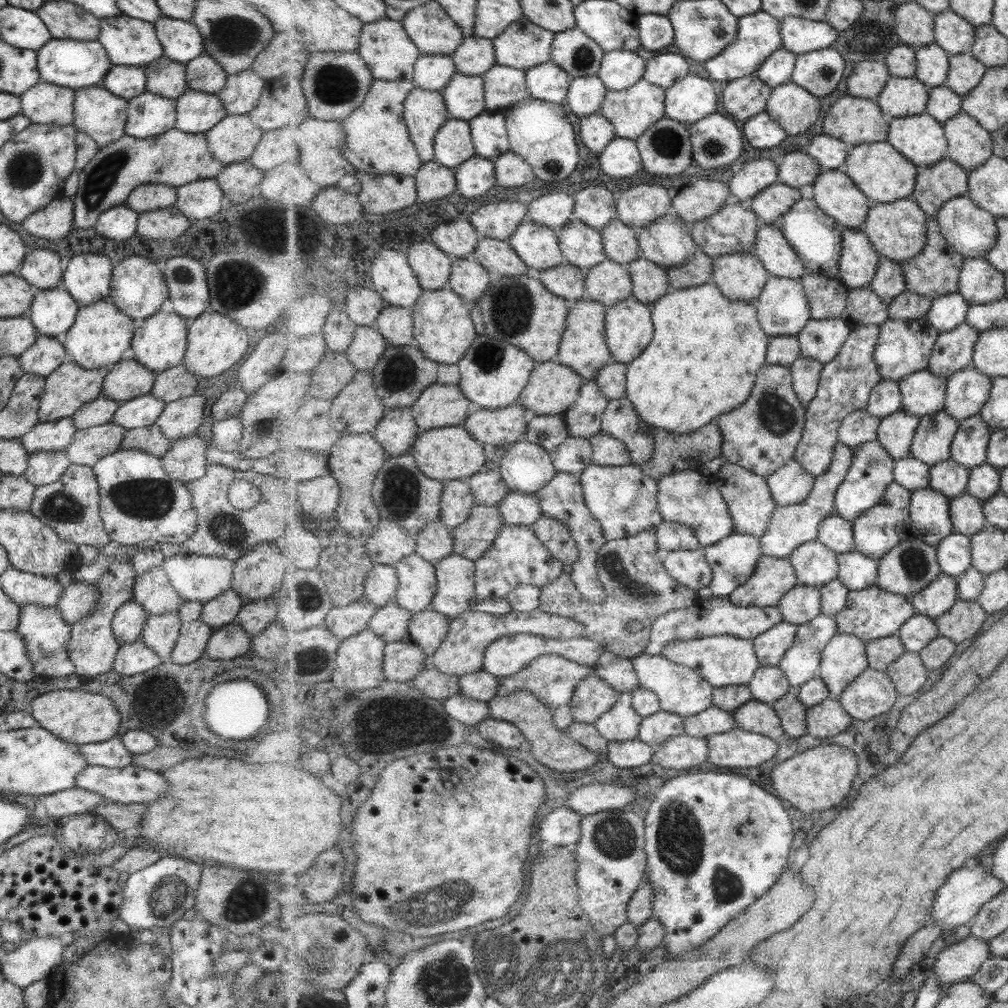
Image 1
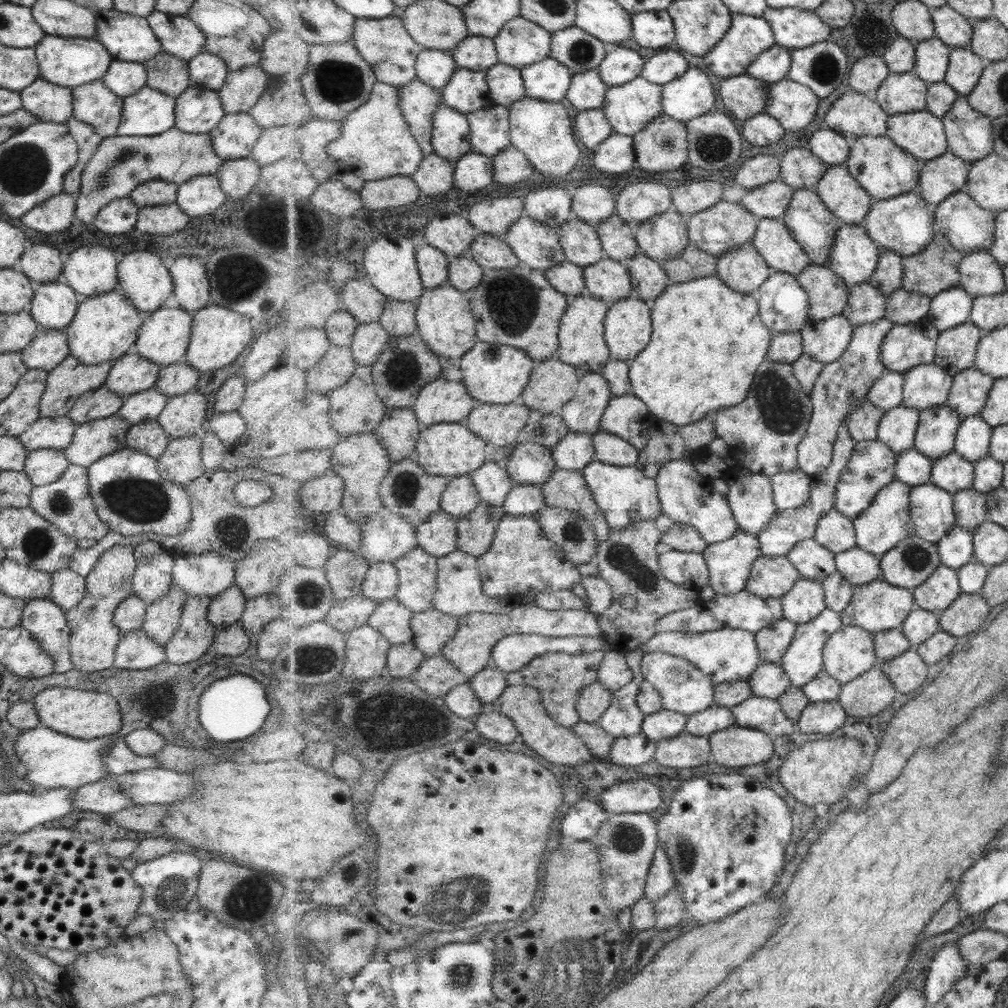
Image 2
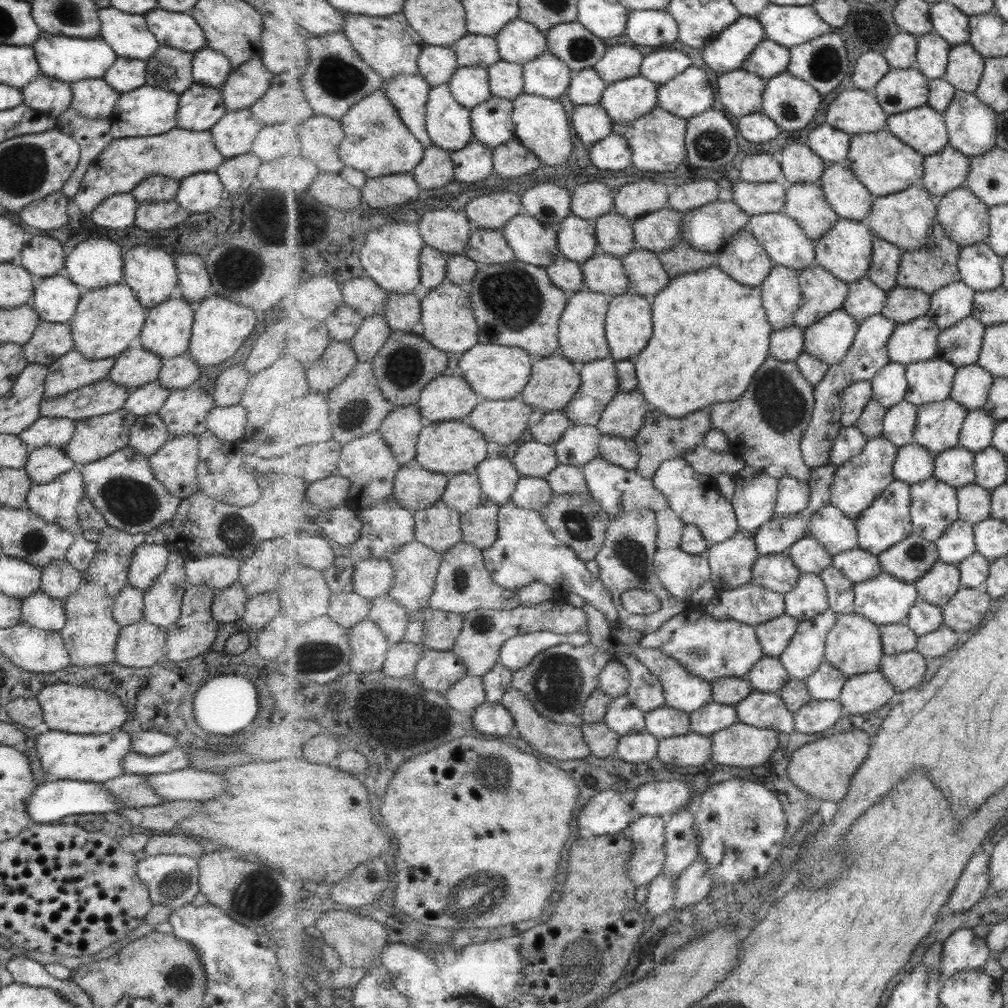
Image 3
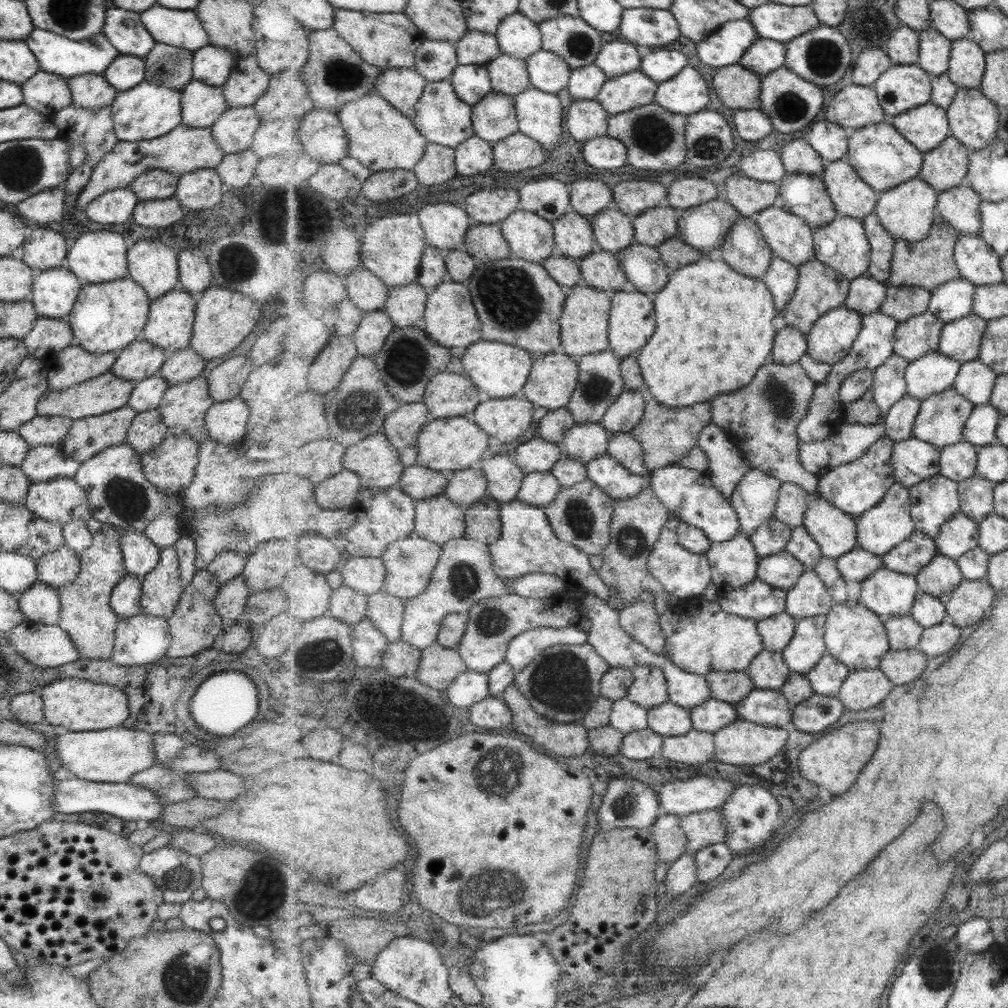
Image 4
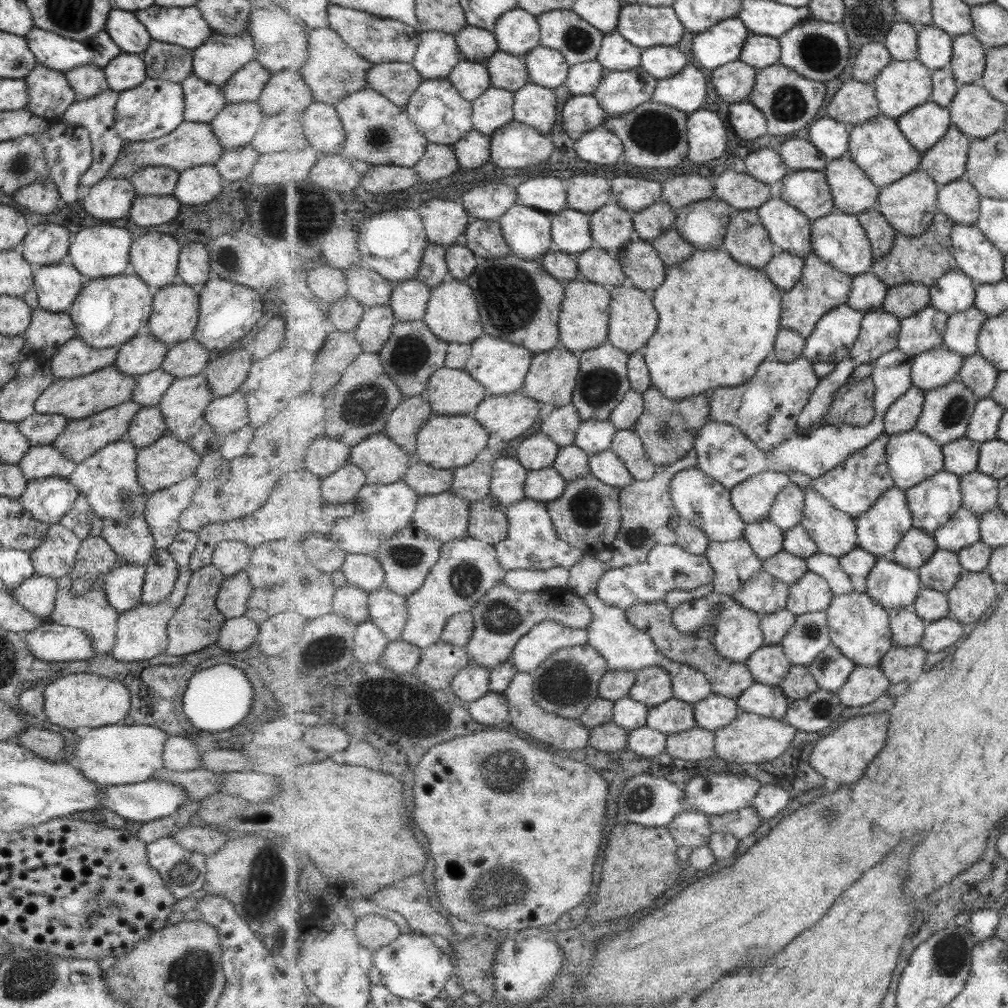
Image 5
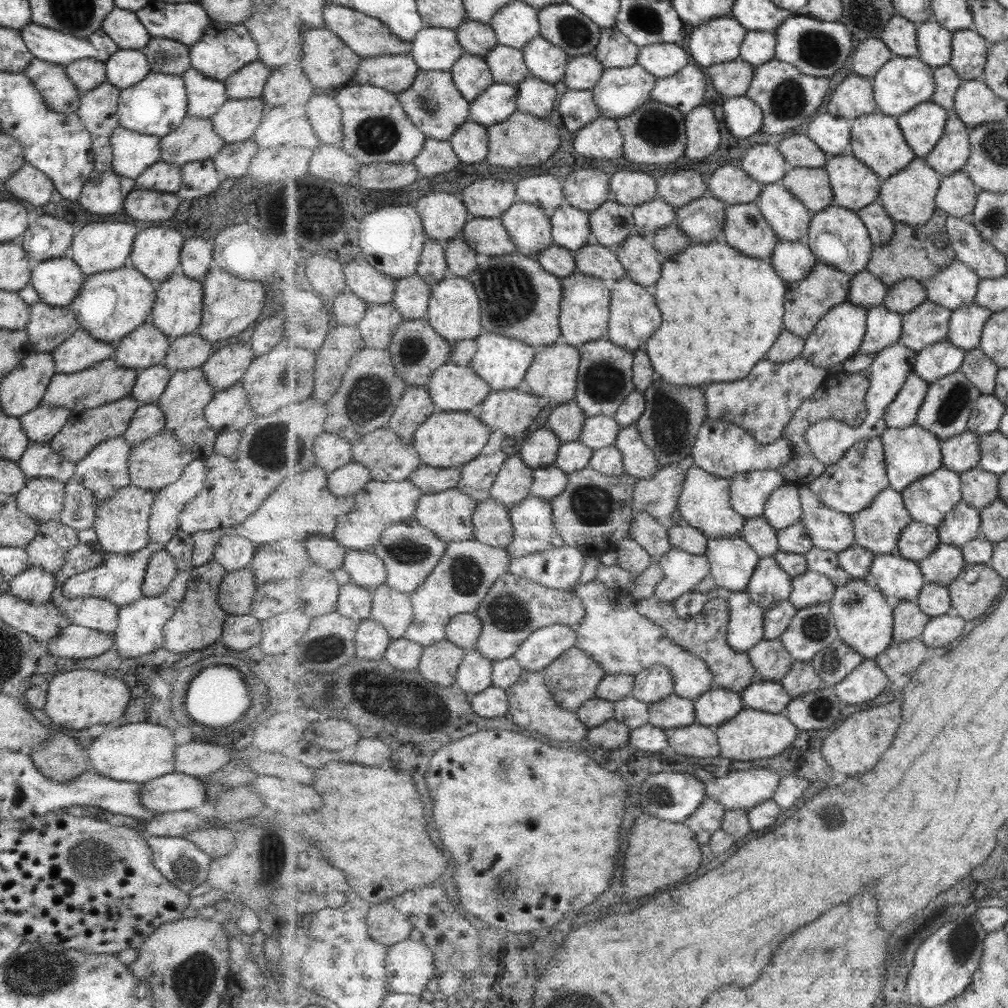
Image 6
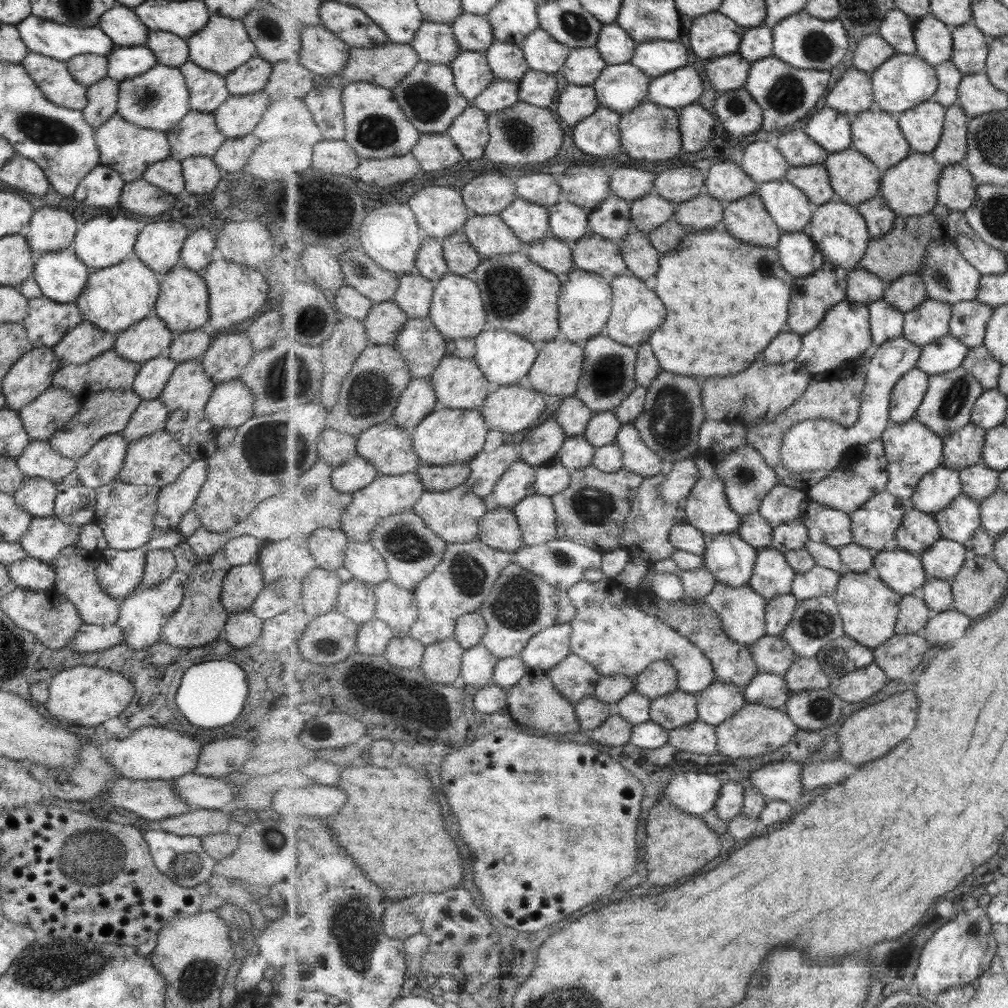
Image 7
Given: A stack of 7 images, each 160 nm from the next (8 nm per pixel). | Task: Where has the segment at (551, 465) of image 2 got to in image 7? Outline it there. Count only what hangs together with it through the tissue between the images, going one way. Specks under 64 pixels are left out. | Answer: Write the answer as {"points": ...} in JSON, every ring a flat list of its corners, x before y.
{"points":[[549,418,526,434,520,444,520,458,534,467,551,464,568,438,561,424]]}

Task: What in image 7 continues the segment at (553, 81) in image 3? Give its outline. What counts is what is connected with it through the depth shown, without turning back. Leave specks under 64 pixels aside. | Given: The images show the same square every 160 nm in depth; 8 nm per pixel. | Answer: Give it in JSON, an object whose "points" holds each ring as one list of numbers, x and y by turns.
{"points":[[537,28,519,45,524,49,531,69,553,75,563,70,571,51,568,45,561,44,541,28]]}

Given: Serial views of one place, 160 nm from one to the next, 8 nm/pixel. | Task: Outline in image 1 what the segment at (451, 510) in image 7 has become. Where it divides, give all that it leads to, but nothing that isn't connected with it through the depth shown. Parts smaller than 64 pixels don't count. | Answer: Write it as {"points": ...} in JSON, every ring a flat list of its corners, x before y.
{"points":[[441,519,429,523,416,536,416,553,436,563,454,553,455,537,452,529]]}

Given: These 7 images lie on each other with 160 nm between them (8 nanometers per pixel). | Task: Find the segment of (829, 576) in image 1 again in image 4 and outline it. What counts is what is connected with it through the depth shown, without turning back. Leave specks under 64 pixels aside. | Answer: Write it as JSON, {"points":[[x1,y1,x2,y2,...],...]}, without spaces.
{"points":[[805,525,792,529,792,539,788,542,786,550,796,556,807,570,813,570,824,557,821,545]]}

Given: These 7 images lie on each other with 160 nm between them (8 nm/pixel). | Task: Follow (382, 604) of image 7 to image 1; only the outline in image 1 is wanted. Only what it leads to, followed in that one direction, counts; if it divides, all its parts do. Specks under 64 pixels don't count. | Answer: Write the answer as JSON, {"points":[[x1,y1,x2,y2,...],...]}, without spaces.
{"points":[[391,603,379,607,376,615,370,620,370,629,383,637,388,643,410,639,409,627,412,623,414,612]]}

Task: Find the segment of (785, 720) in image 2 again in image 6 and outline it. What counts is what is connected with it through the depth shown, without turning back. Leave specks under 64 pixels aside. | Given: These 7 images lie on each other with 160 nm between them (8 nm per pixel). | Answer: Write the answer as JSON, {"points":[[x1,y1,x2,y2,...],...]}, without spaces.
{"points":[[757,679,741,692,746,707,784,714,793,698,779,681]]}

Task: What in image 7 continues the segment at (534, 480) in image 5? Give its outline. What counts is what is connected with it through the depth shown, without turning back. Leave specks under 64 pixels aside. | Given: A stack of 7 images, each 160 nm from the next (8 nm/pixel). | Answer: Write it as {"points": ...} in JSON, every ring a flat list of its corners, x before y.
{"points":[[558,460,536,467,536,493,552,497,567,490,572,483,572,471]]}

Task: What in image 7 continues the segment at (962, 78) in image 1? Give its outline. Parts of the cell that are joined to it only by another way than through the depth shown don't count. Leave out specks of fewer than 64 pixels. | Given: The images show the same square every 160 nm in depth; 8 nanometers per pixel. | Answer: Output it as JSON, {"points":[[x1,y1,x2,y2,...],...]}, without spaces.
{"points":[[973,23,953,28,952,60,964,75,985,73,990,39]]}

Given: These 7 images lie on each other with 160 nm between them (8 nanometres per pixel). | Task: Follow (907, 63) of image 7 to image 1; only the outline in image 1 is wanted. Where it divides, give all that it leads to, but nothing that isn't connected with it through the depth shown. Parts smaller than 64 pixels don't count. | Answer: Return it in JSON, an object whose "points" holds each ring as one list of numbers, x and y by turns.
{"points":[[891,76,876,101,888,118,920,115,928,110,932,89,916,76]]}

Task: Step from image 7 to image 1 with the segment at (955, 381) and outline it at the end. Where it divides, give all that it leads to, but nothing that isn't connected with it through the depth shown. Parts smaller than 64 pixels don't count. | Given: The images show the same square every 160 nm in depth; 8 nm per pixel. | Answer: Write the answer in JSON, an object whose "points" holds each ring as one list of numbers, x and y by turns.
{"points":[[945,410,922,417,912,445,912,456,931,466,951,459,958,431,960,421]]}

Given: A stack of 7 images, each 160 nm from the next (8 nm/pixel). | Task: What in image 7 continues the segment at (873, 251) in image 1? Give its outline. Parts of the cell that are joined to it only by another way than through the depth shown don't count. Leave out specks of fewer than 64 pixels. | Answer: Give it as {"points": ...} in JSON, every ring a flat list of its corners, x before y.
{"points":[[838,199,815,207,812,222,803,231,816,241,827,261,841,265,849,271,860,268,861,259,868,251,869,243,872,239,868,224,857,207]]}

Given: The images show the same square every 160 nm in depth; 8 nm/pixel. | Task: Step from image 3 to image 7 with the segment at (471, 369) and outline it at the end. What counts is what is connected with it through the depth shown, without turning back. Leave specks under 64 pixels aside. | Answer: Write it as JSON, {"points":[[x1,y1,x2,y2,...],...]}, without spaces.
{"points":[[487,327,476,336,476,355,474,360,484,372,489,381,499,386,518,385,523,378,529,377,532,367,536,364,539,356,539,345,516,332,493,329]]}

